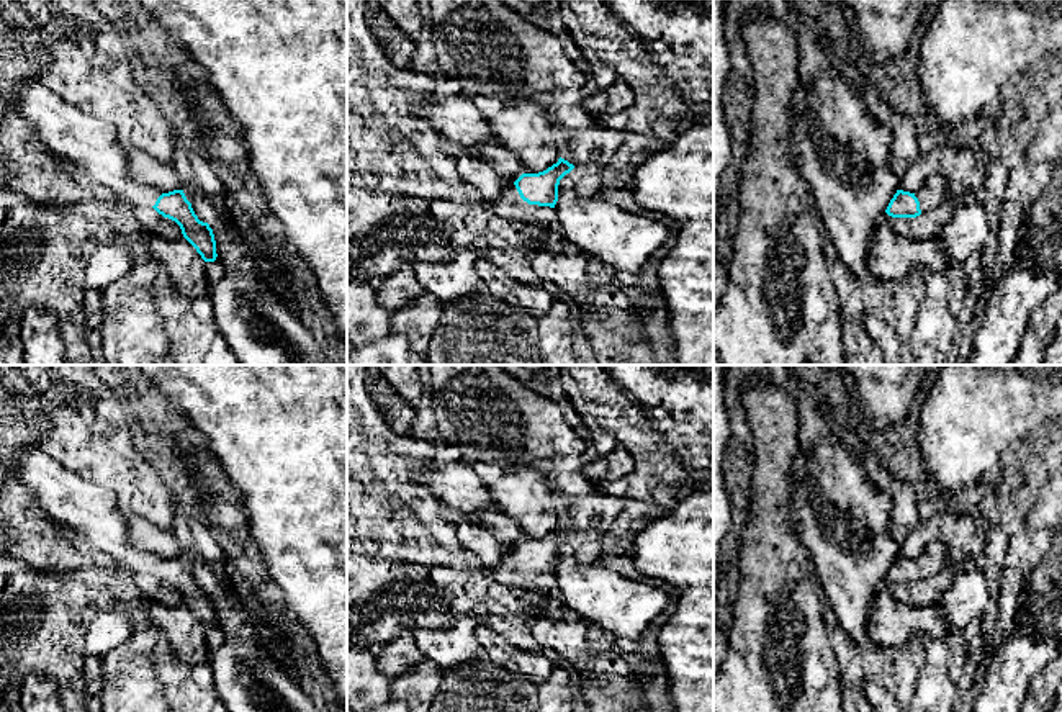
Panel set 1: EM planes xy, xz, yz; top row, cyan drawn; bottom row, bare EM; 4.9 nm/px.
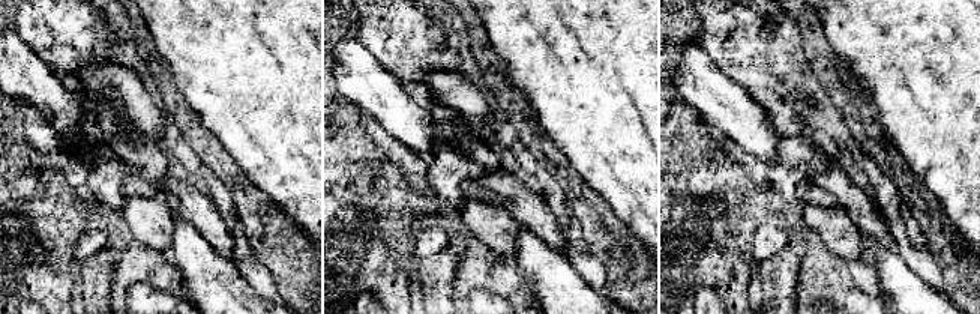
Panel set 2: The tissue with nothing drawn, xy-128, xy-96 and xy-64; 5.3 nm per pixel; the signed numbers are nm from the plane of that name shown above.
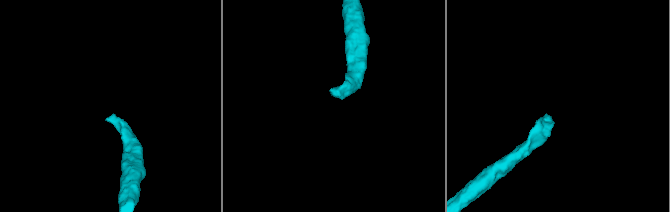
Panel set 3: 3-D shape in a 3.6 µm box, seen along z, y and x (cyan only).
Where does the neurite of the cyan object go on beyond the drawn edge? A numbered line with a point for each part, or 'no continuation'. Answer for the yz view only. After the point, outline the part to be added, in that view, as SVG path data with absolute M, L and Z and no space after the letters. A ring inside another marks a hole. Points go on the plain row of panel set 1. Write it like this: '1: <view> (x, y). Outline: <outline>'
1: yz (933, 560). Outline: M943 542L926 545L925 552L915 560L920 568L921 579L941 573L947 566L947 548Z

